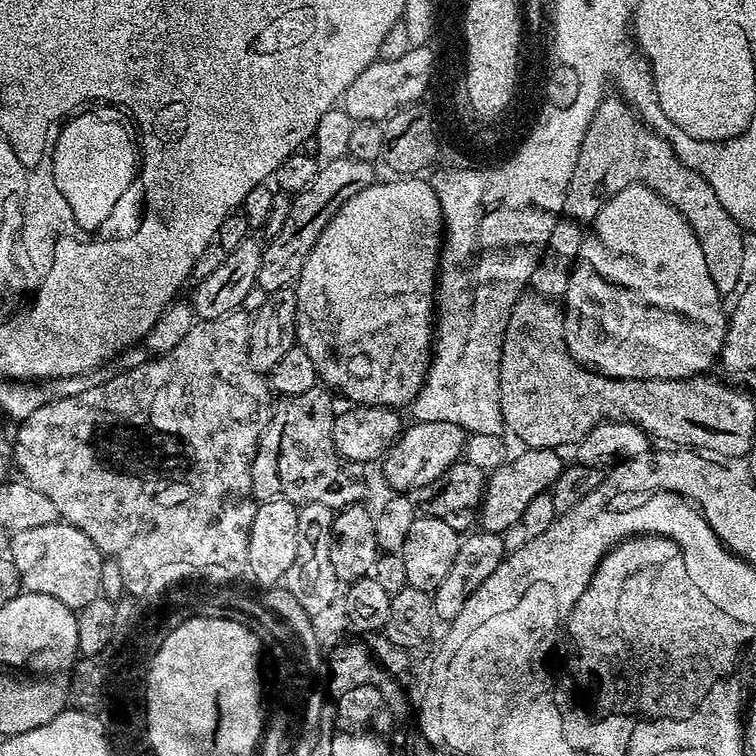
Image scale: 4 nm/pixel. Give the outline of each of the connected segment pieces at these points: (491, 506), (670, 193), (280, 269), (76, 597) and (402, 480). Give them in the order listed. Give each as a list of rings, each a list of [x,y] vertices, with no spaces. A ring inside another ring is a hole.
[[[530,448],[521,451],[520,456],[496,469],[489,471],[484,485],[484,495],[480,497],[478,524],[483,531],[504,533],[510,526],[520,522],[526,506],[538,498],[538,494],[548,492],[558,474],[566,466],[566,460],[555,448]]]
[[[612,94],[601,100],[600,106],[594,118],[590,122],[592,132],[590,139],[584,140],[578,150],[578,162],[574,162],[574,174],[570,174],[570,186],[566,186],[566,198],[564,199],[563,215],[577,216],[585,222],[591,221],[604,205],[618,190],[626,190],[628,186],[641,184],[647,188],[653,188],[666,202],[670,202],[690,222],[698,242],[702,246],[702,254],[706,254],[706,266],[710,266],[710,278],[714,278],[714,286],[718,286],[721,294],[735,293],[741,287],[740,275],[744,272],[744,239],[745,233],[726,214],[726,206],[718,202],[718,194],[710,190],[710,182],[699,176],[694,170],[690,170],[674,154],[674,150],[661,136],[651,131],[647,124],[636,115],[635,111],[619,95]]]
[[[350,155],[321,163],[318,178],[310,182],[305,192],[292,196],[290,214],[286,214],[282,230],[278,230],[278,234],[267,241],[269,244],[263,245],[262,262],[256,279],[256,288],[259,291],[271,294],[287,289],[299,277],[310,250],[314,250],[314,242],[318,242],[322,230],[326,230],[330,218],[334,218],[340,207],[350,198],[354,198],[358,190],[366,190],[366,186],[373,184],[377,179],[374,169],[376,168],[372,162],[360,161]]]
[[[57,522],[50,526],[34,526],[32,530],[11,533],[10,559],[18,570],[20,587],[25,592],[50,594],[50,598],[58,598],[62,606],[73,610],[87,606],[100,595],[105,557],[100,547],[73,524]]]
[[[412,422],[382,457],[384,480],[396,494],[416,494],[464,454],[466,433],[452,422]]]

